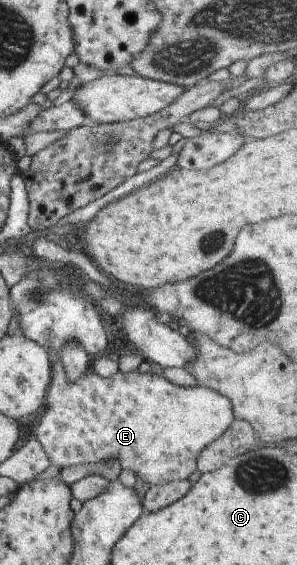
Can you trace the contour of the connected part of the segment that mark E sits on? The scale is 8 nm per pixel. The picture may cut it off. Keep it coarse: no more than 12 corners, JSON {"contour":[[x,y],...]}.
{"contour":[[56,350],[34,435],[49,465],[183,480],[228,398]]}

